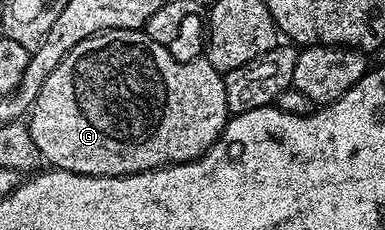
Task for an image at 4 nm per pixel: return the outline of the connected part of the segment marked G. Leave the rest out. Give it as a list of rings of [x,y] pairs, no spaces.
[[[119,29],[118,31],[101,31],[98,35],[87,37],[65,54],[63,61],[59,61],[59,65],[55,65],[55,69],[43,81],[43,89],[39,89],[39,97],[28,116],[27,126],[31,133],[31,141],[35,141],[42,160],[50,168],[58,171],[70,171],[76,175],[123,177],[124,175],[138,175],[144,171],[156,171],[158,167],[171,167],[175,163],[190,163],[208,151],[209,146],[223,133],[230,118],[227,89],[222,72],[214,69],[208,59],[198,57],[191,61],[179,61],[175,57],[171,57],[171,53],[167,49],[163,49],[163,45],[159,45],[159,41],[146,35],[144,30]]]

